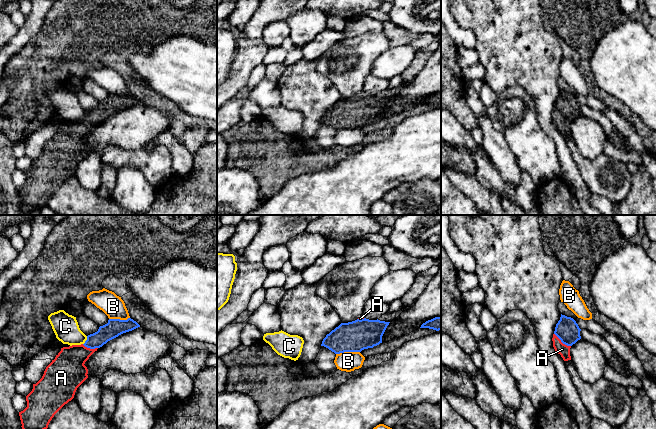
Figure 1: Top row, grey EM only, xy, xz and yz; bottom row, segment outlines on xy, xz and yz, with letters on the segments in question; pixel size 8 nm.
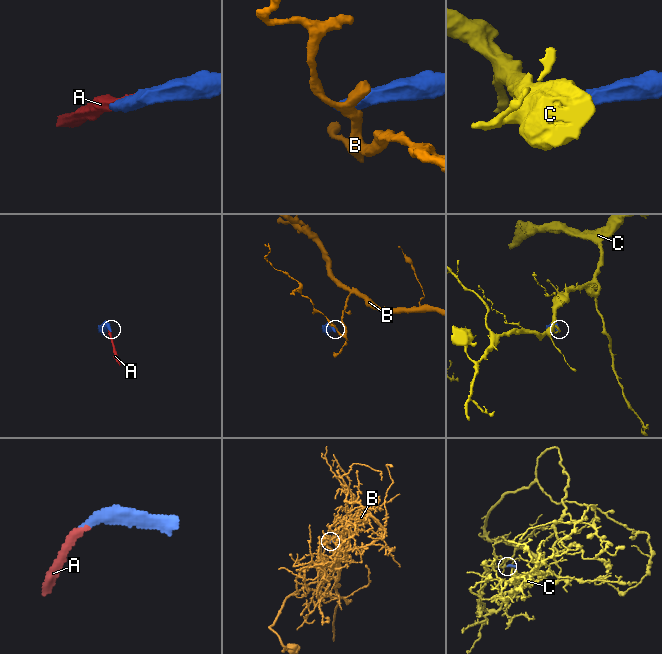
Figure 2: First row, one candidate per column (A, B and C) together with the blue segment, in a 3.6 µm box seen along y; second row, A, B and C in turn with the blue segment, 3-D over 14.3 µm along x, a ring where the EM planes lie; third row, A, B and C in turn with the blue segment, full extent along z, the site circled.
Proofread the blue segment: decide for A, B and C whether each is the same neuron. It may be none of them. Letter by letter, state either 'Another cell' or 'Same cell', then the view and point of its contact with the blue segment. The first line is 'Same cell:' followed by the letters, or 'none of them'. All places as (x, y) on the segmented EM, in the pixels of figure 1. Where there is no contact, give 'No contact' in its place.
Same cell: A
A: Same cell. Touches blue at yz (562, 342)
B: Another cell. Touches blue at xz (347, 351)
C: Another cell. Touches blue at xy (86, 340)

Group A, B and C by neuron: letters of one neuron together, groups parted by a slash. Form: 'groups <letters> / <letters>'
groups A / B / C

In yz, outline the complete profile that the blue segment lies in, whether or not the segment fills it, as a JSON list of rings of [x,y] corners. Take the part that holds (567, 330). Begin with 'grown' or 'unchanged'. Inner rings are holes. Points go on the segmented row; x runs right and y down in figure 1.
grown; [[[561,314],[552,341],[555,351],[564,361],[571,360],[570,348],[581,339],[580,331],[581,329],[573,318]]]

